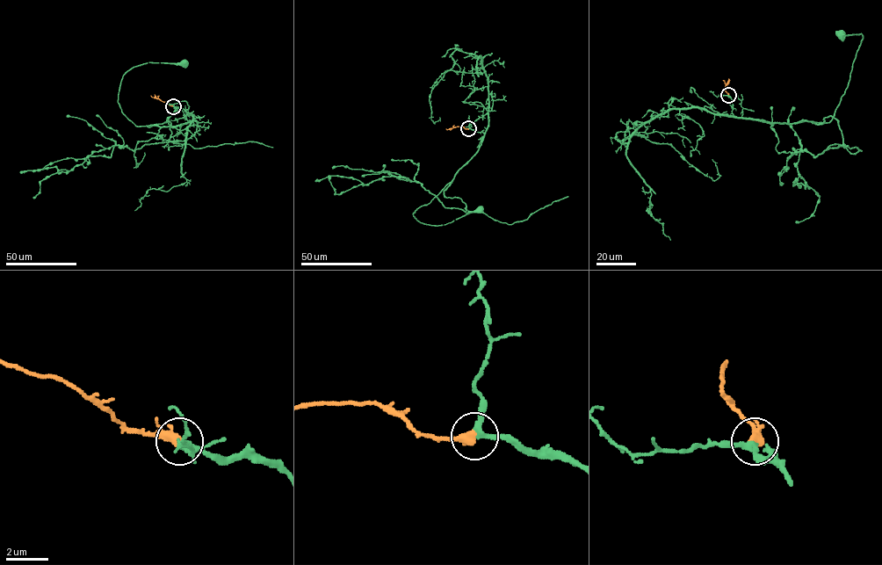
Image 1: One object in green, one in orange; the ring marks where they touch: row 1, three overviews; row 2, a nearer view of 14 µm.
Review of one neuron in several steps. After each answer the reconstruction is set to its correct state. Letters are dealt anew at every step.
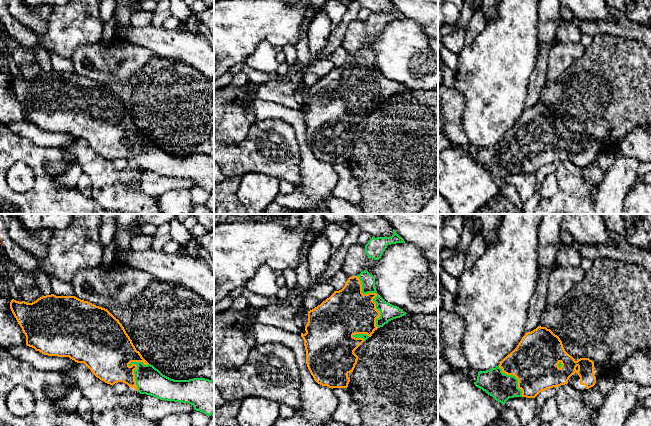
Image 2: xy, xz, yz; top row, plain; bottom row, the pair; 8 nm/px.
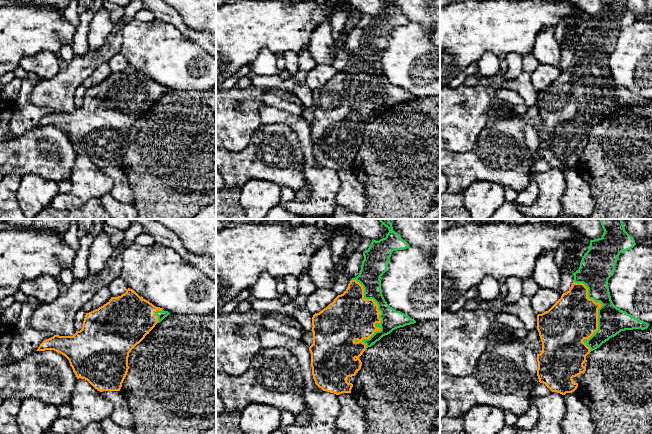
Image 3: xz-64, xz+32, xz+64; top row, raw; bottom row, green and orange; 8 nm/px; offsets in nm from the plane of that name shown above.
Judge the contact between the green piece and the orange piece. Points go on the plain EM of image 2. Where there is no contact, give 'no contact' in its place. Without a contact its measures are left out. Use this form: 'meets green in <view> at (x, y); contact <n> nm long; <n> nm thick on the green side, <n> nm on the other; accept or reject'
meets green in xz at (377, 71); contact 460 nm long; 140 nm thick on the green side, 360 nm on the other; accept

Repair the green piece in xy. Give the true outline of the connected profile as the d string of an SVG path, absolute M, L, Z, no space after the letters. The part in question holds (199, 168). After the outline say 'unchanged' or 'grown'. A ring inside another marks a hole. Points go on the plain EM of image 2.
M54 70L42 72L32 79L12 75L10 85L26 112L26 121L36 127L84 139L97 154L112 162L123 158L140 170L189 179L194 186L209 192L214 189L214 156L174 156L163 151L136 126L122 100L107 85L75 72Z | grown

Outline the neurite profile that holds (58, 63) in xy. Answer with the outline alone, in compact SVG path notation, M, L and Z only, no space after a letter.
M49 54L52 70L56 72L74 72L73 62L69 58L62 57L59 54Z

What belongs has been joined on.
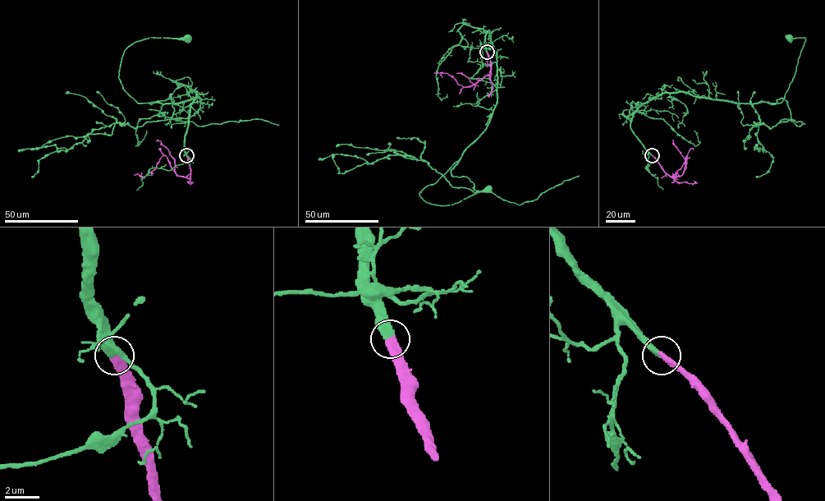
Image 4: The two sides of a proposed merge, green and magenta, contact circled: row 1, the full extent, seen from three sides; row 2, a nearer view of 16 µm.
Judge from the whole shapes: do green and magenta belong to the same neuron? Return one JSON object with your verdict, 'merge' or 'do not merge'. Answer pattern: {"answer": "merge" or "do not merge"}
{"answer": "merge"}

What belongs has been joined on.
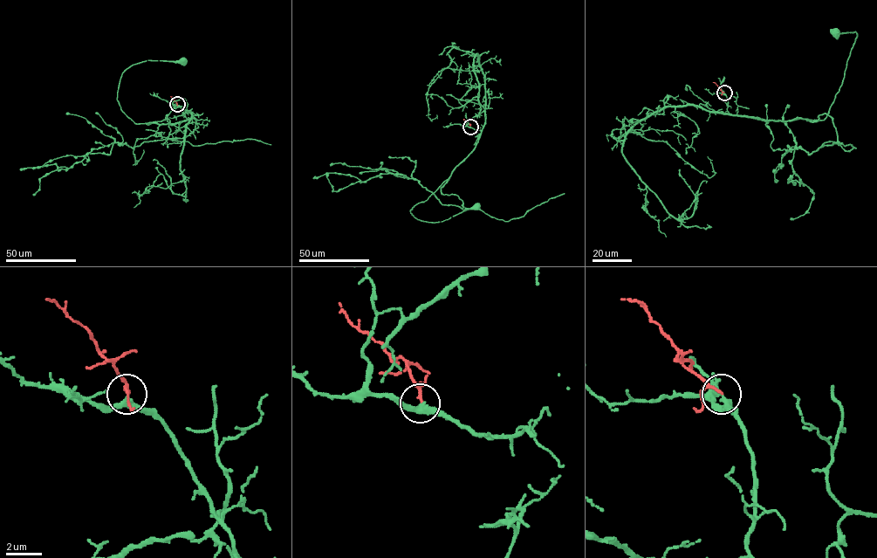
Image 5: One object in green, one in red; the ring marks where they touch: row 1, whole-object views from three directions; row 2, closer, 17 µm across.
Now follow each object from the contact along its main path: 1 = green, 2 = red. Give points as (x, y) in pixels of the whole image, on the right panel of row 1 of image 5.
1: (724, 92), (727, 111), (732, 114), (788, 121), (823, 120), (840, 86), (857, 37), (856, 31), (834, 31)
2: (724, 92), (713, 82)

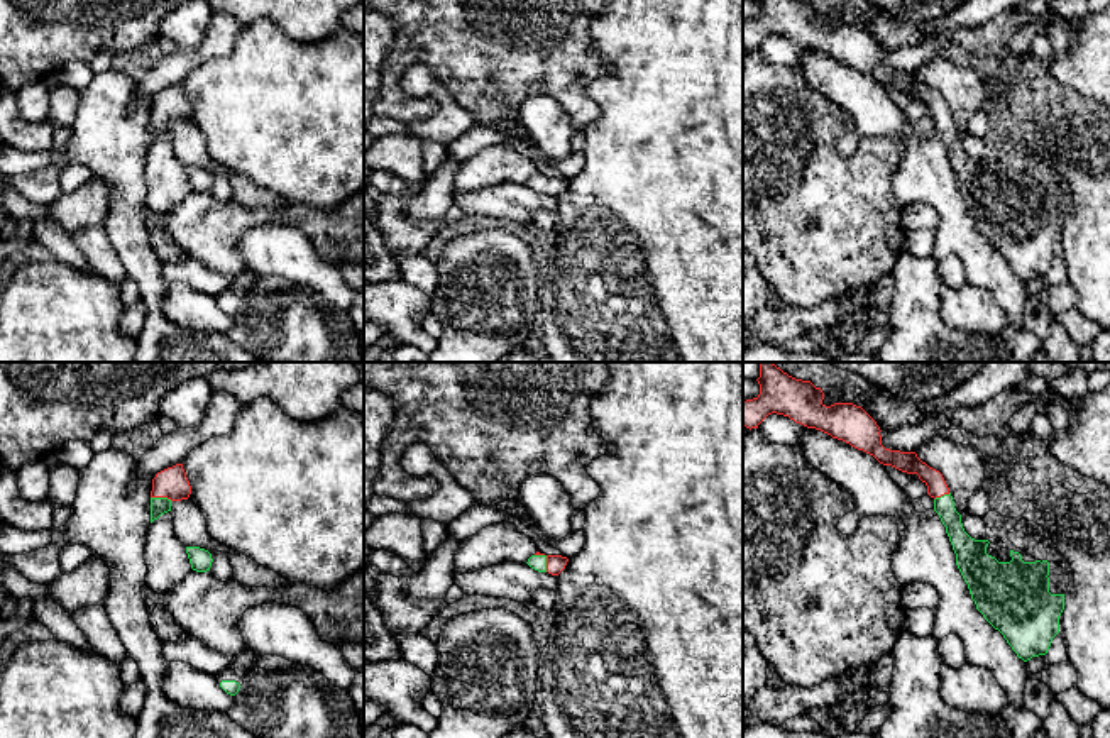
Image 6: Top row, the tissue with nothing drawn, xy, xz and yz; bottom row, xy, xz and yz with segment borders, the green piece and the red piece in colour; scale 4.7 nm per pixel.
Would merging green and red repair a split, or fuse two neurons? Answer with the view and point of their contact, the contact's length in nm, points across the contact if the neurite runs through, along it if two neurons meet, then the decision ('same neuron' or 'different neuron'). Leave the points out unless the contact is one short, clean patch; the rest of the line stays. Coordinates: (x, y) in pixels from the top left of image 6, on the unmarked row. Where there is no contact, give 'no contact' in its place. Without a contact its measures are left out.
meets green in xz at (545, 180); contact 110 nm long; runs through xz (538, 183), (545, 180), (555, 185); same neuron

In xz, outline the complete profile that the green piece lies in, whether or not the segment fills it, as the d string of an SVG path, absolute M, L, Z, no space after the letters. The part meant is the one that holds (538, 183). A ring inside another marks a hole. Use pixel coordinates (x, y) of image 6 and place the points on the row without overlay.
M536 173L535 176L531 176L528 179L528 186L538 193L548 193L552 196L558 196L565 186L567 186L569 179L562 178L562 176L545 176Z

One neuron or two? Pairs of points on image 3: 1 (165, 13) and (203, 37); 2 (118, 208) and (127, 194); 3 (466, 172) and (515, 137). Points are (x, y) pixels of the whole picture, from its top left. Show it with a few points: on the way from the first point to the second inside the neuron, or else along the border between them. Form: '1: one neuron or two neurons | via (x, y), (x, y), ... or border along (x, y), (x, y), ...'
1: one neuron | via (174, 18), (187, 31), (194, 34)
2: two neurons | border along (109, 193), (120, 201), (131, 203)
3: one neuron | via (478, 164), (491, 159), (503, 147)

